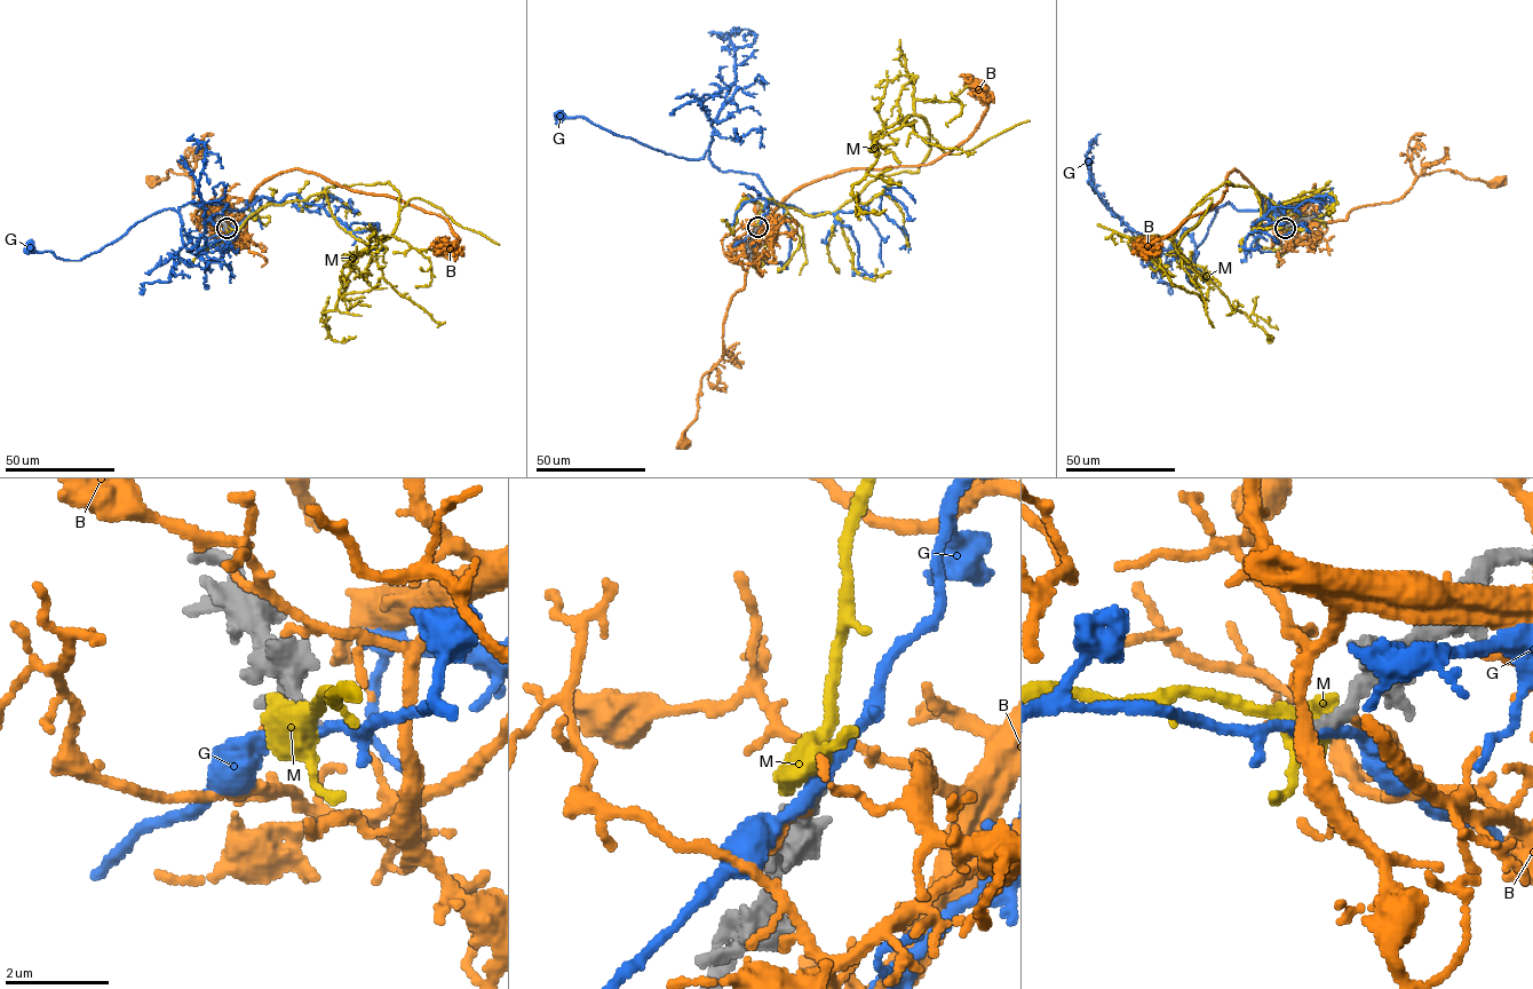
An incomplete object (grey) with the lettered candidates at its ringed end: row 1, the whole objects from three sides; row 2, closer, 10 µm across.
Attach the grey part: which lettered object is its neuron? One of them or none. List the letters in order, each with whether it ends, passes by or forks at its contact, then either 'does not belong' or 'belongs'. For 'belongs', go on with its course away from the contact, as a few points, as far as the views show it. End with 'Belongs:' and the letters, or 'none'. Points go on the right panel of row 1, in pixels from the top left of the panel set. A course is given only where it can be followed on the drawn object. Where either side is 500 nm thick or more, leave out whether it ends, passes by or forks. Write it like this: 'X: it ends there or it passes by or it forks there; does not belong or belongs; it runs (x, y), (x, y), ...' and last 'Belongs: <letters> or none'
B: it ends there; does not belong
G: it passes by; does not belong
M: does not belong
Belongs: none

